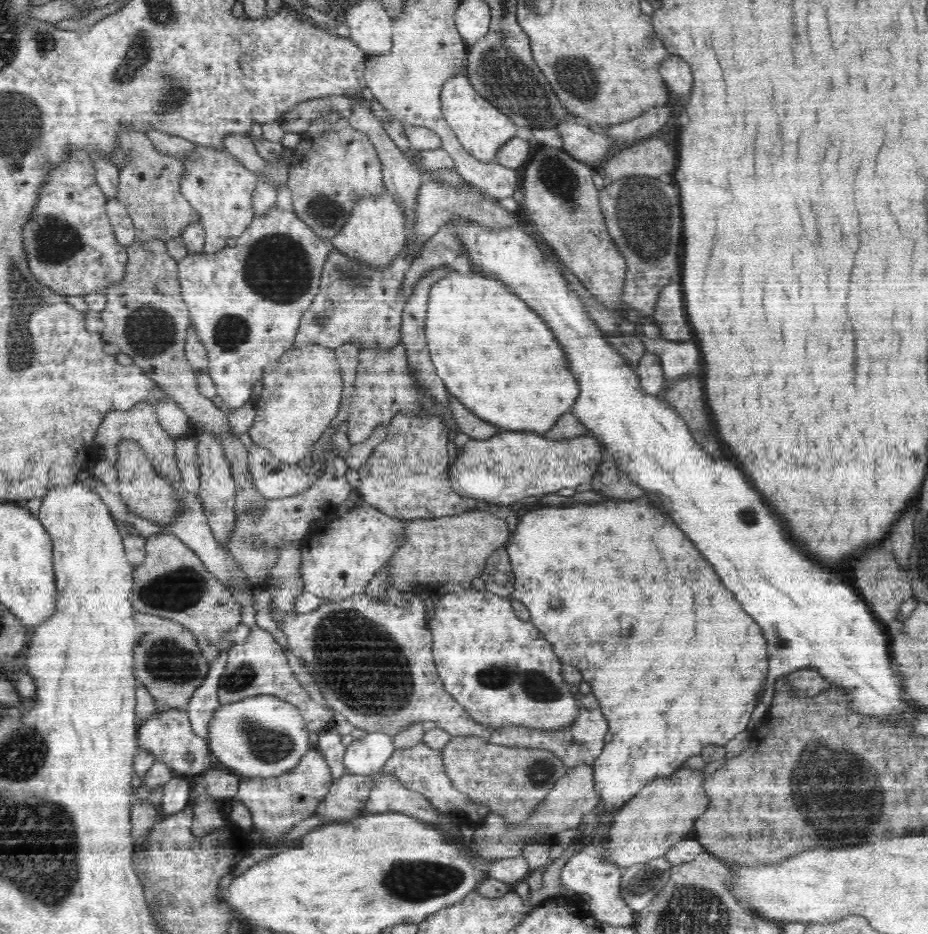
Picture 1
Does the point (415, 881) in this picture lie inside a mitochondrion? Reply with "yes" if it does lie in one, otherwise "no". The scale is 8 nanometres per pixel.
yes

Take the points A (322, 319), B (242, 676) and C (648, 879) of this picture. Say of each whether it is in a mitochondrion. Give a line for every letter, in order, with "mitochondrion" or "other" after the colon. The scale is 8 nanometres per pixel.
A: mitochondrion
B: mitochondrion
C: mitochondrion

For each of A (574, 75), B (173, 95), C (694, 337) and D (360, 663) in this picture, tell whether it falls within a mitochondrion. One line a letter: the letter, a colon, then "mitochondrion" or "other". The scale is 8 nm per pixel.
A: mitochondrion
B: mitochondrion
C: other
D: mitochondrion

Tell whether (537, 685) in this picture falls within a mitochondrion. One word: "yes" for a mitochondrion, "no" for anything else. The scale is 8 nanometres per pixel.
yes

